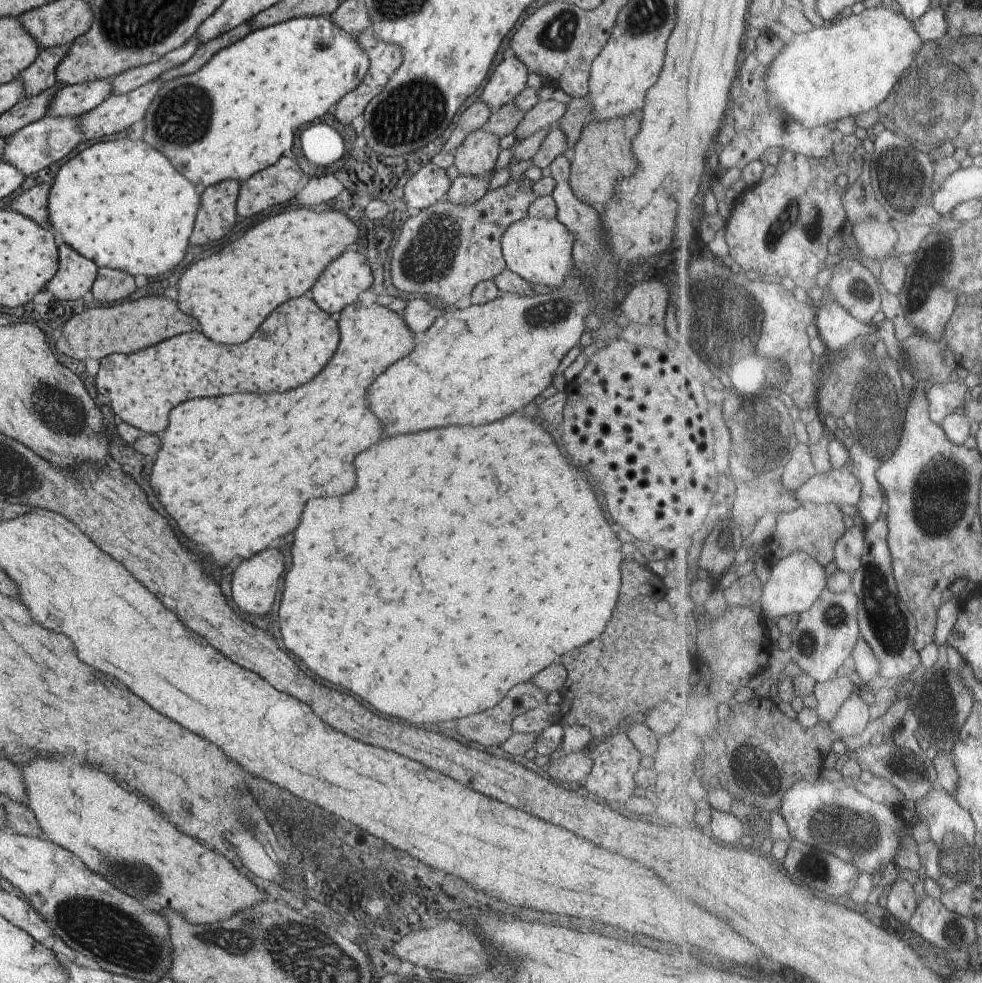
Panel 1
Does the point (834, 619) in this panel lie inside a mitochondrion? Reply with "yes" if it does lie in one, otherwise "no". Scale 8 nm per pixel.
yes

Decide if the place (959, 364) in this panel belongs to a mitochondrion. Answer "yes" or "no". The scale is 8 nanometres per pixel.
no

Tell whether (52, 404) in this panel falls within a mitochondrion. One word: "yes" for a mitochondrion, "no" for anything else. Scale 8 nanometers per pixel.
yes

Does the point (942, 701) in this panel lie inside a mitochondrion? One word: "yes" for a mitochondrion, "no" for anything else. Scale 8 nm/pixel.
yes

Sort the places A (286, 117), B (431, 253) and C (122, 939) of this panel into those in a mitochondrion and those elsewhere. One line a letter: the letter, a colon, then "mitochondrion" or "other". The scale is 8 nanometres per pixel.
A: other
B: mitochondrion
C: mitochondrion

